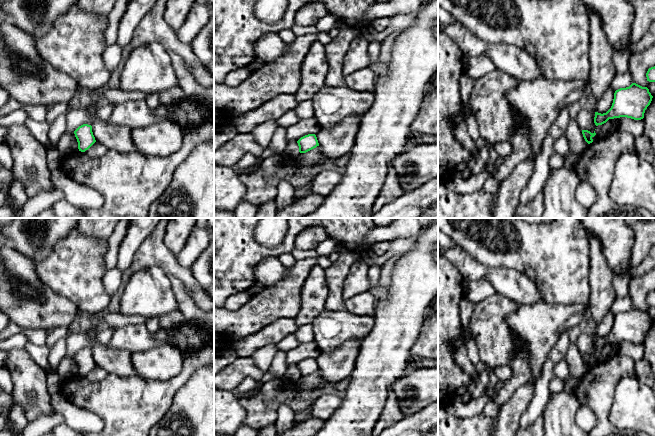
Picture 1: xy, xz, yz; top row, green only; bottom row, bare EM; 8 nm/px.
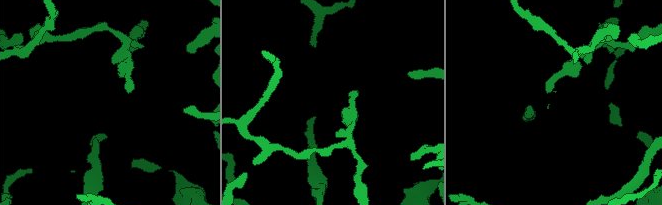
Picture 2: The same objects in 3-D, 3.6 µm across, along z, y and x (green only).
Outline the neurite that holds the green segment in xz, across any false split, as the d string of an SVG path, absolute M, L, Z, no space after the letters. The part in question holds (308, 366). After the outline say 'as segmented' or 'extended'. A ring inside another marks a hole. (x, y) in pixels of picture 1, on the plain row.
M308 358L303 361L301 361L298 365L299 370L299 376L300 377L306 377L317 370L319 370L317 361L315 358Z | as segmented

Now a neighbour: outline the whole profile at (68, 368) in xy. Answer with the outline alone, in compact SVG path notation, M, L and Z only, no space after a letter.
M66 355L58 366L58 375L62 380L79 375L78 366L74 356Z

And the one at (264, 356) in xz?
M271 344L271 345L267 345L262 348L259 348L257 351L253 353L251 357L254 359L257 366L262 371L268 372L278 352L279 352L279 349L277 345Z

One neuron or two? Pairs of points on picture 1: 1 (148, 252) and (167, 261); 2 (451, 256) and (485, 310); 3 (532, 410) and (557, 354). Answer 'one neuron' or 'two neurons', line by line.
1: one neuron
2: two neurons
3: one neuron

